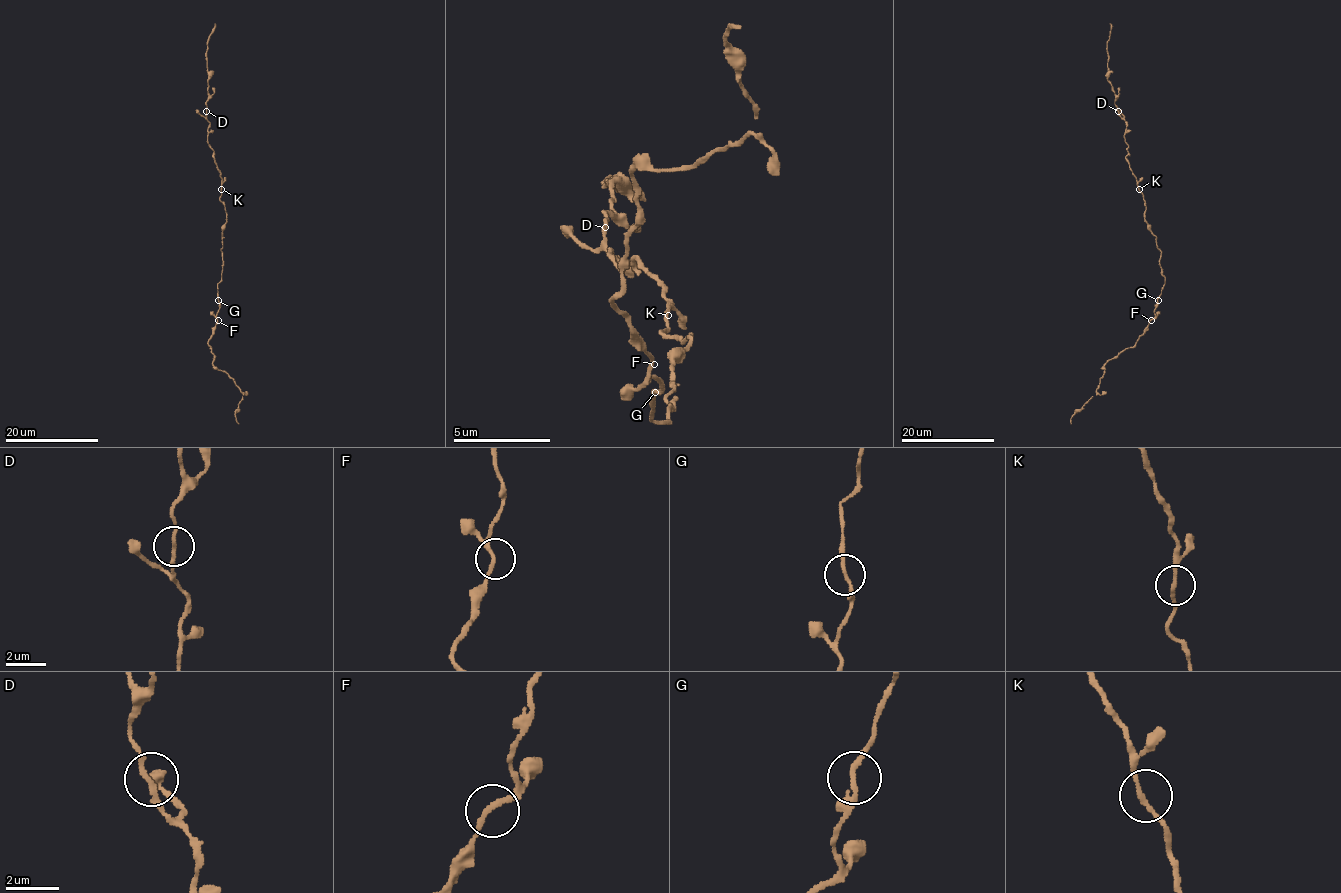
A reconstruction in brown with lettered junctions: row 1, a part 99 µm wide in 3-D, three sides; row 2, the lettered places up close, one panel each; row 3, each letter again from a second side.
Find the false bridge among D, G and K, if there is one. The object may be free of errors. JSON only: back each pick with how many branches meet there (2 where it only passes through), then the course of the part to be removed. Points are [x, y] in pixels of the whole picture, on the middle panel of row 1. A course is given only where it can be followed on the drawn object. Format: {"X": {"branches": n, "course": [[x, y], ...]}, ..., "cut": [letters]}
{"cut": []}

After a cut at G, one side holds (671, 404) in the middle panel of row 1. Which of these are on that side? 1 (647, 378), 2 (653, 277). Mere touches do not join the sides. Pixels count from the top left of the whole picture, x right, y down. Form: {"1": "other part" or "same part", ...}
{"1": "other part", "2": "same part"}

